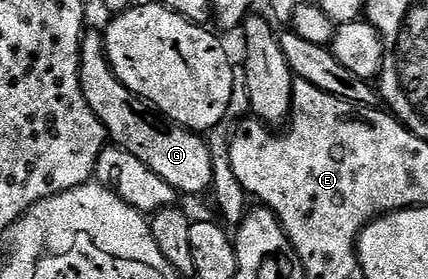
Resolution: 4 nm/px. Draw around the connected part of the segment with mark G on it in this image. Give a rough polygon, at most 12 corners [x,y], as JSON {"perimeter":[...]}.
{"perimeter":[[103,34],[79,52],[108,139],[180,195],[212,189],[208,139],[149,108],[111,70]]}

